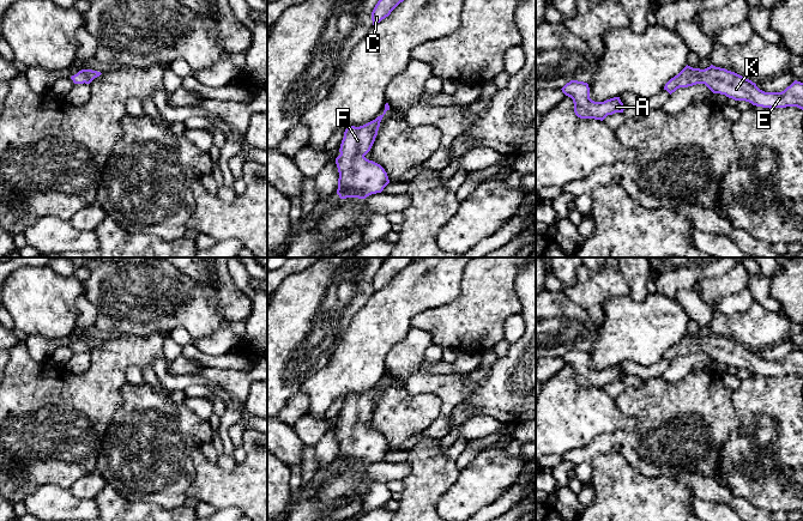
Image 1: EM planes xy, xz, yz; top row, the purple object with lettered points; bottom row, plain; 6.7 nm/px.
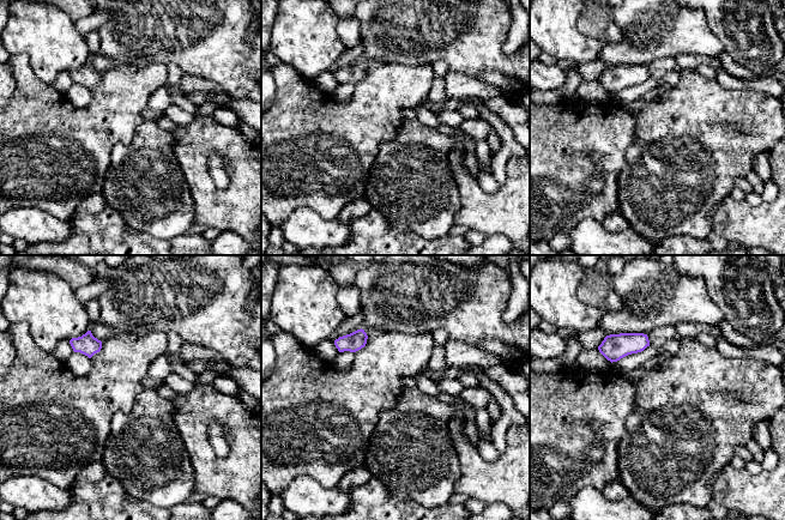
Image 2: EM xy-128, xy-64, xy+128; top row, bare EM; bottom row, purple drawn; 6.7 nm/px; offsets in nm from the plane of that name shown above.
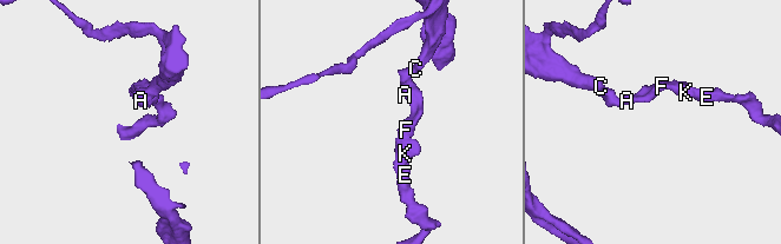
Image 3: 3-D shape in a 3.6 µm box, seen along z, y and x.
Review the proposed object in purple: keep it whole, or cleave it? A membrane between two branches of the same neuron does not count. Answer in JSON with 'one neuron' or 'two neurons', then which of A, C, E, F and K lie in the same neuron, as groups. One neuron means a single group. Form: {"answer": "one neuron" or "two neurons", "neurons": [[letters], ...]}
{"answer": "one neuron", "neurons": [["A", "C", "E", "F", "K"]]}

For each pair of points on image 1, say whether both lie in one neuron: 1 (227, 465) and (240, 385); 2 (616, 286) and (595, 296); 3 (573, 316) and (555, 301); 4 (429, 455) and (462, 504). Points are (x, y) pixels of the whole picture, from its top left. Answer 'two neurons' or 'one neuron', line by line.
1: two neurons
2: one neuron
3: one neuron
4: two neurons

